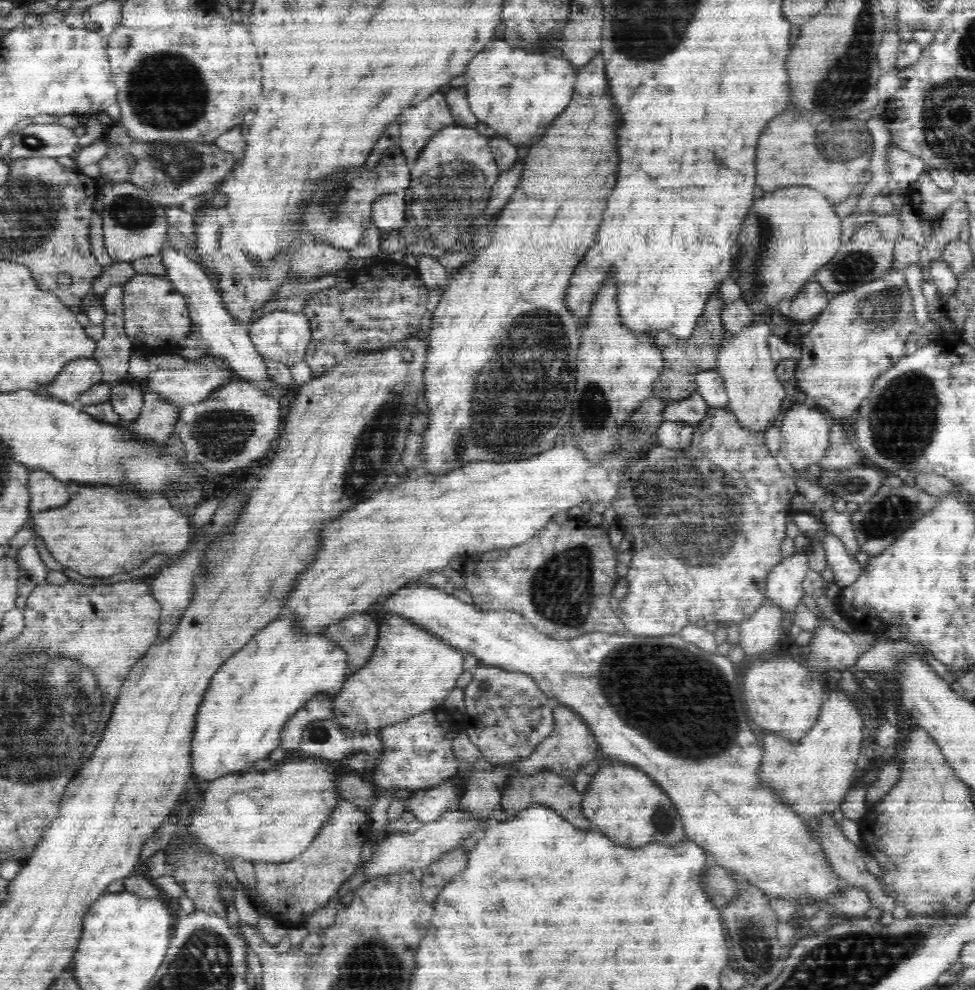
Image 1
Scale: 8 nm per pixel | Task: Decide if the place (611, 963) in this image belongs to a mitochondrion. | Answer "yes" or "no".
no

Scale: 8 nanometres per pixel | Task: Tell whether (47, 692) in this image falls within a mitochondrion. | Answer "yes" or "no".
yes

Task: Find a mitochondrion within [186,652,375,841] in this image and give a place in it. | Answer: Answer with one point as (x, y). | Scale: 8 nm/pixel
(318, 732)

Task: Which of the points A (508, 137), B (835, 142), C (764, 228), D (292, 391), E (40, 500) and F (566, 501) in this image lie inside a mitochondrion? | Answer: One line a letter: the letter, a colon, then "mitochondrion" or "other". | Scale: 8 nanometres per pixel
A: other
B: mitochondrion
C: mitochondrion
D: other
E: other
F: other

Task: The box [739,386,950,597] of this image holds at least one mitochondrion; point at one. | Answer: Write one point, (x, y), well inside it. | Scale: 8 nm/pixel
(889, 515)

